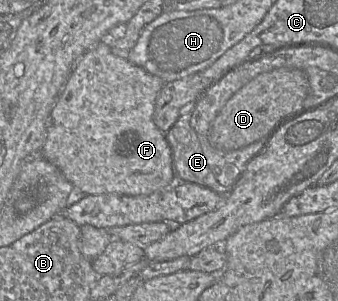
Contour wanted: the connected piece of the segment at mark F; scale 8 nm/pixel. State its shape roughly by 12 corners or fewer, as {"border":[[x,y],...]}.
{"border":[[88,50],[39,153],[85,195],[176,180],[166,83]]}

